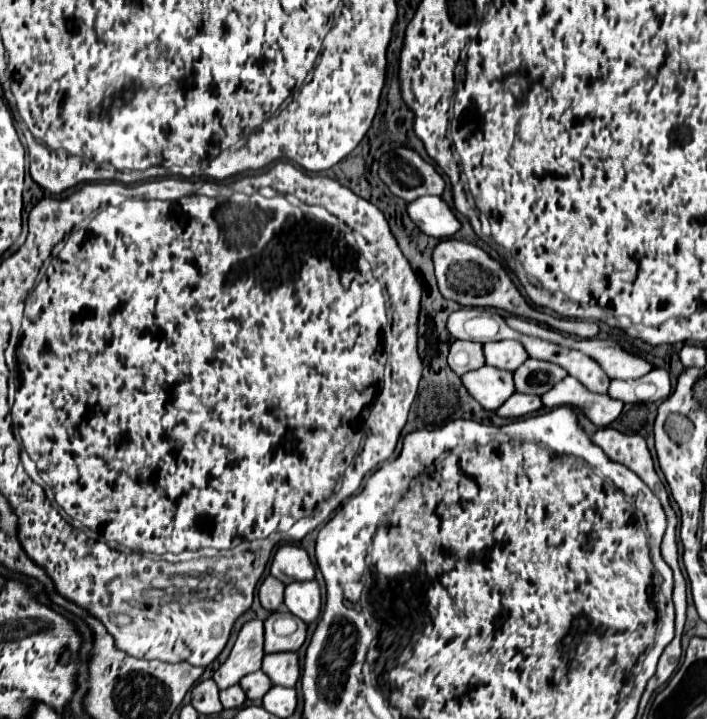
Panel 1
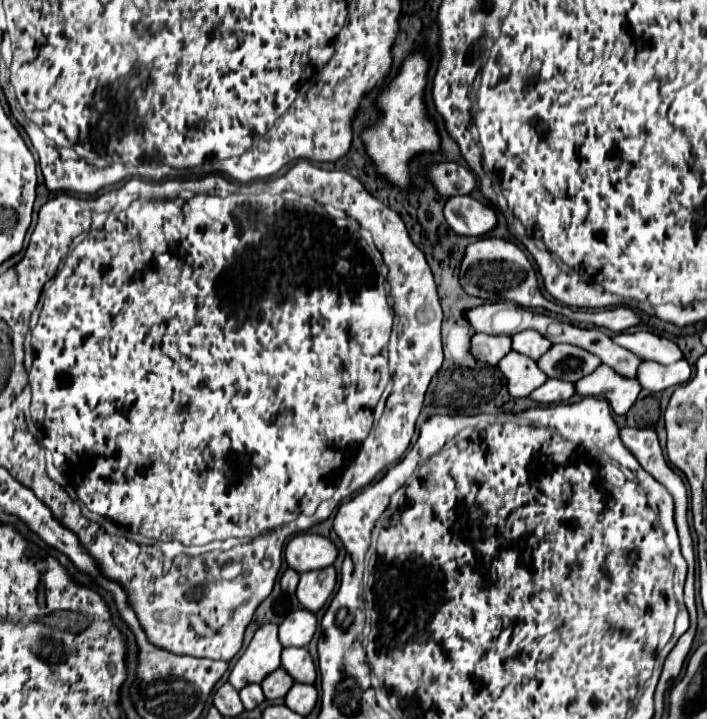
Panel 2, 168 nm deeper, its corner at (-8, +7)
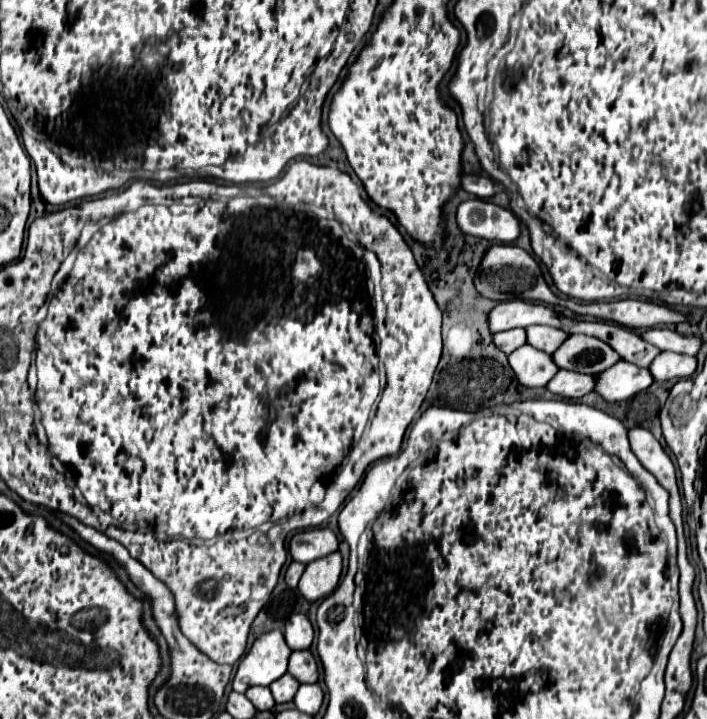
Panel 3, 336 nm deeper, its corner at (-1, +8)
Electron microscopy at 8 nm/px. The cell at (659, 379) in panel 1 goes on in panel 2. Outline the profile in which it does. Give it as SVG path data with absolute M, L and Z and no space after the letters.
M679 360L671 366L659 366L657 362L641 362L637 370L637 380L643 390L661 392L671 386L685 384L691 376L691 366L685 360Z

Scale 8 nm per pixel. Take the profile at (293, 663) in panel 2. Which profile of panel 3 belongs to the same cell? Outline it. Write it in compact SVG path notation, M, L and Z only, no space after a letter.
M294 651L288 663L288 673L296 677L300 683L316 683L318 663L310 651Z

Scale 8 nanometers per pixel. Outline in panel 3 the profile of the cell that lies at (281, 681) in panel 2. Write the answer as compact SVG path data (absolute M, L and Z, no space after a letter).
M286 673L284 677L280 677L280 681L274 681L270 685L270 691L272 691L276 703L288 703L294 699L298 687L300 687L300 683L290 673Z

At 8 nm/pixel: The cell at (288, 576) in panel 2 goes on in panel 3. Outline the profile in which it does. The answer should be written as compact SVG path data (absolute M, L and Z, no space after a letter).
M296 561L290 563L290 567L288 567L288 571L286 571L286 583L288 583L288 587L294 589L294 587L298 585L298 581L300 581L304 569L306 569L304 563L296 563Z

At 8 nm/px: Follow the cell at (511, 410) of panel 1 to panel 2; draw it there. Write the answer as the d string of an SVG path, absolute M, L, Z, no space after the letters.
M547 380L543 386L533 390L529 398L539 404L555 404L555 402L565 402L575 394L573 382L559 382L559 380Z

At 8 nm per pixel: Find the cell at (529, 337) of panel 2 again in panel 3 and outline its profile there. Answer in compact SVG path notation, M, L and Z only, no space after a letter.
M532 325L526 329L526 333L528 333L528 343L536 349L544 349L546 353L554 353L568 339L566 331L548 325Z

